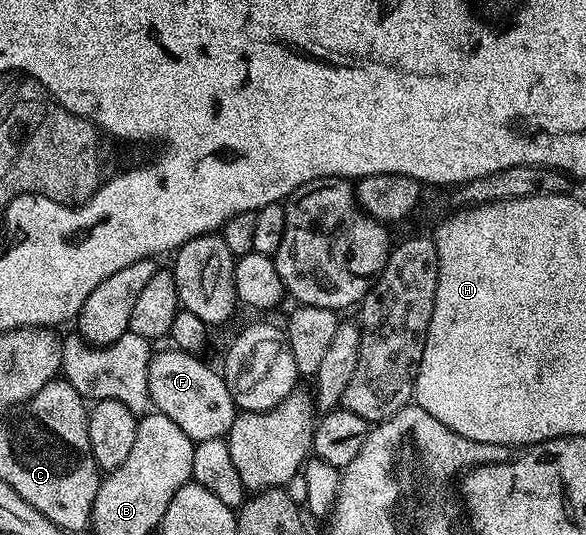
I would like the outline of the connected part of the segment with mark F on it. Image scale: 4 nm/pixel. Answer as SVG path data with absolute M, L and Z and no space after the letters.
M159 349L148 368L148 392L153 409L168 416L168 420L177 424L184 431L184 436L194 442L225 438L234 423L236 407L223 375L217 369L214 371L208 363L201 362L193 353L169 349Z

